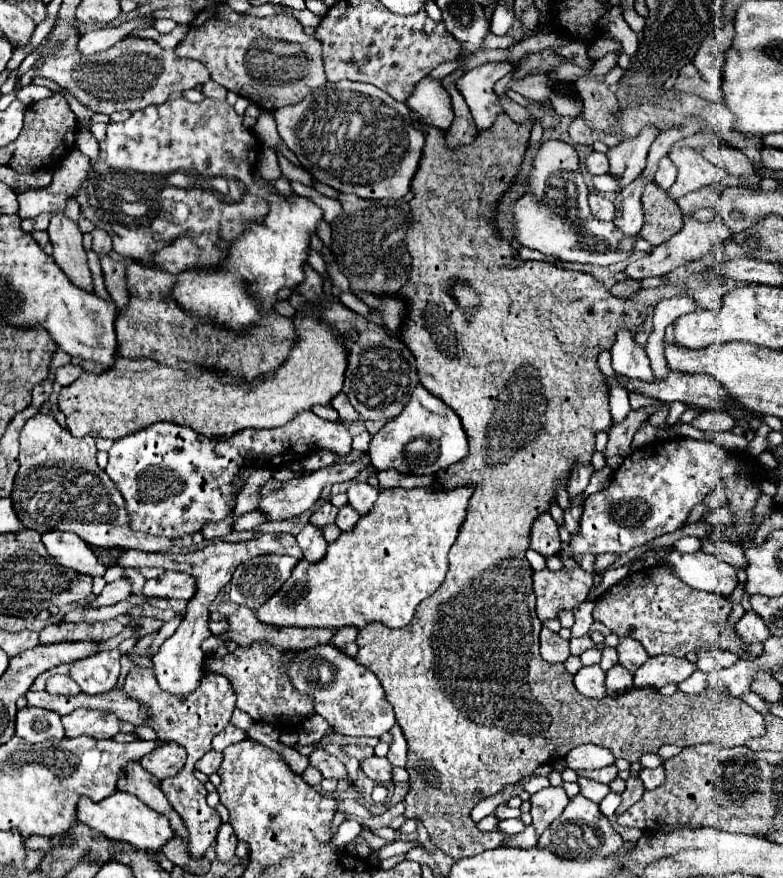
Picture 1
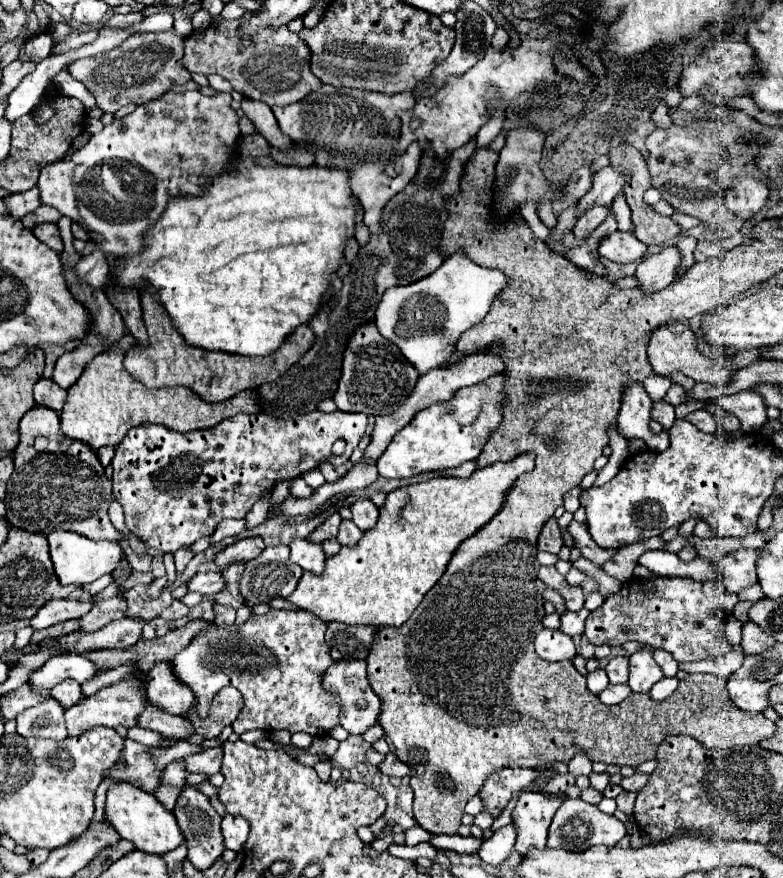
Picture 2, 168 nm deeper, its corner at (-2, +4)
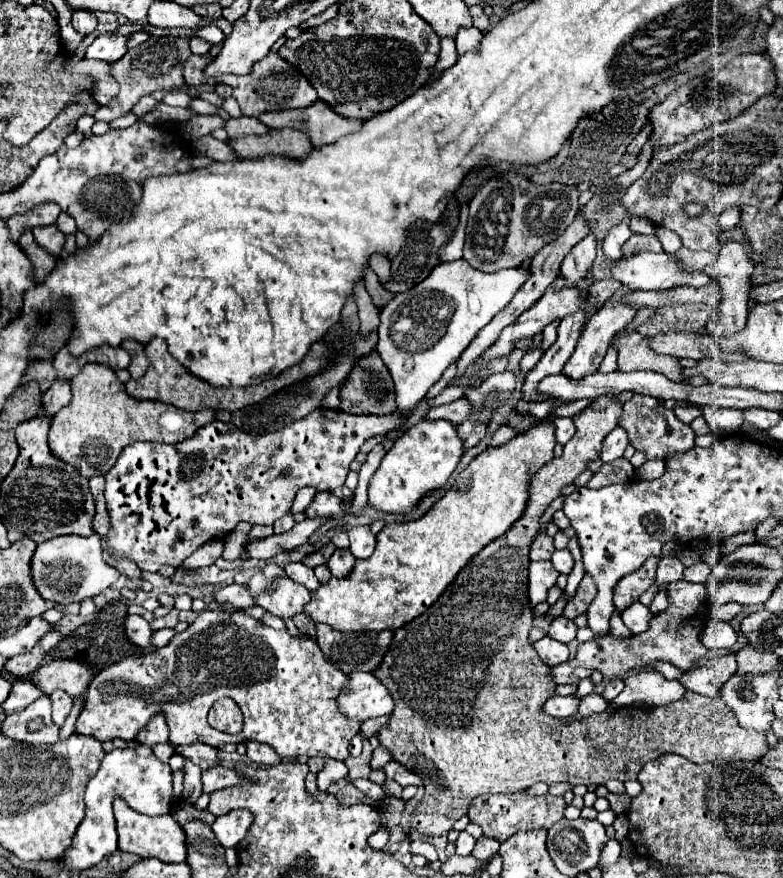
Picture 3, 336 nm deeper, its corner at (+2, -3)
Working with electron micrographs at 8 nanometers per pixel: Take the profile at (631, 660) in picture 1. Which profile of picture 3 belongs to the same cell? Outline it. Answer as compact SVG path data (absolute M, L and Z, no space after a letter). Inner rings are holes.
M654 669L632 673L624 679L624 683L626 683L624 691L612 701L614 709L630 707L636 701L642 701L646 705L666 705L666 703L682 699L682 695L686 693L680 681L676 679L668 681L664 679L662 673Z

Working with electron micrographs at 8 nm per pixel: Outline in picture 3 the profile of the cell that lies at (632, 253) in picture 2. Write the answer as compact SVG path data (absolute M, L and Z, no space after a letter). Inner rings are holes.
M636 253L612 263L610 273L634 289L672 289L678 285L708 287L712 279L706 273L686 273L668 253Z

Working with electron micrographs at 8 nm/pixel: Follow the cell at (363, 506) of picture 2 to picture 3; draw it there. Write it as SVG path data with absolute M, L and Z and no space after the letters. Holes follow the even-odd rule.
M356 525L348 529L348 537L350 537L350 551L356 559L366 559L374 553L376 537L368 525Z

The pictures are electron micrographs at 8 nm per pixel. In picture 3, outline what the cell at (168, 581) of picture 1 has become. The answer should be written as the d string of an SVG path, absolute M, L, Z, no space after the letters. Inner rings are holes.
M236 583L216 589L214 591L214 601L220 607L224 607L224 609L228 609L228 607L232 607L232 609L246 609L246 607L254 605L248 587L246 585L236 585Z

